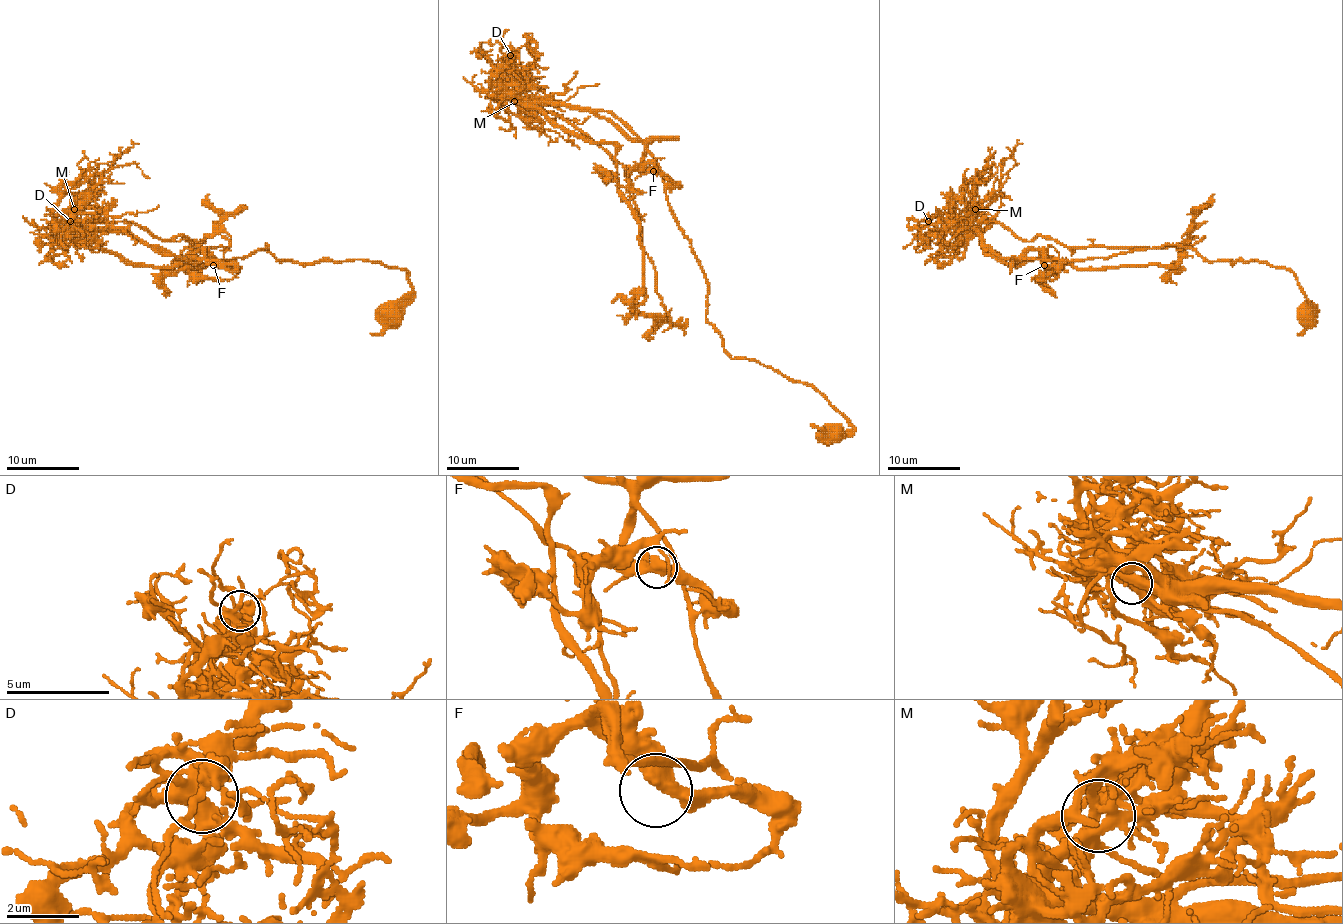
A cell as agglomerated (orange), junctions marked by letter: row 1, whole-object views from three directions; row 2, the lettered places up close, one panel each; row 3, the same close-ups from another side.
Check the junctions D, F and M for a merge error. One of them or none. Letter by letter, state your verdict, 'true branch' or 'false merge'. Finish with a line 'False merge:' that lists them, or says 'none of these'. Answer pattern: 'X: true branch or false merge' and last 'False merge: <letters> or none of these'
D: true branch
F: true branch
M: false merge
False merge: M

